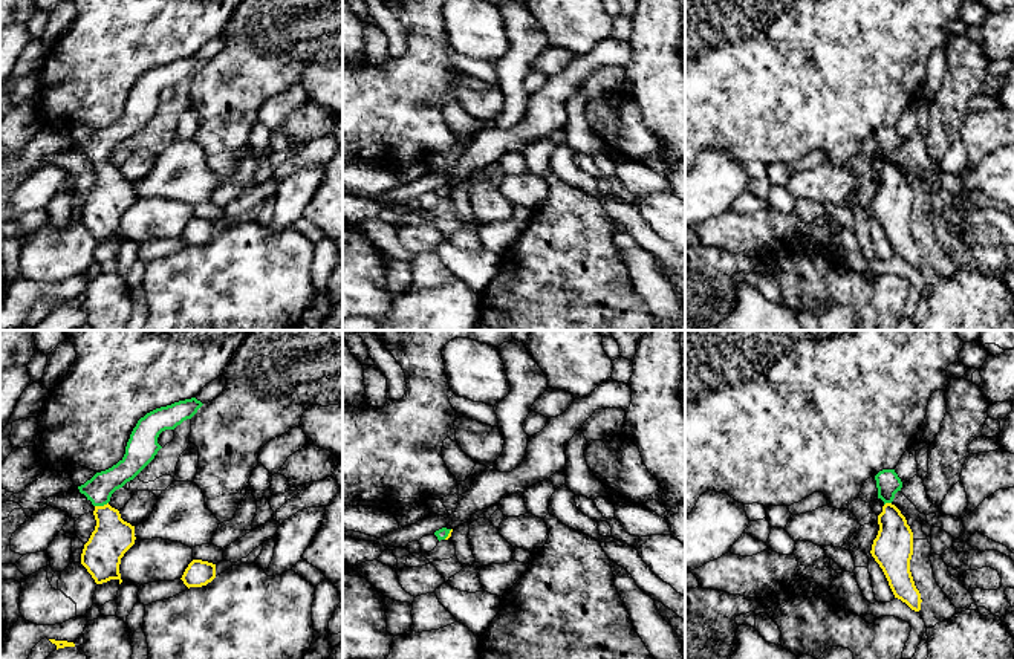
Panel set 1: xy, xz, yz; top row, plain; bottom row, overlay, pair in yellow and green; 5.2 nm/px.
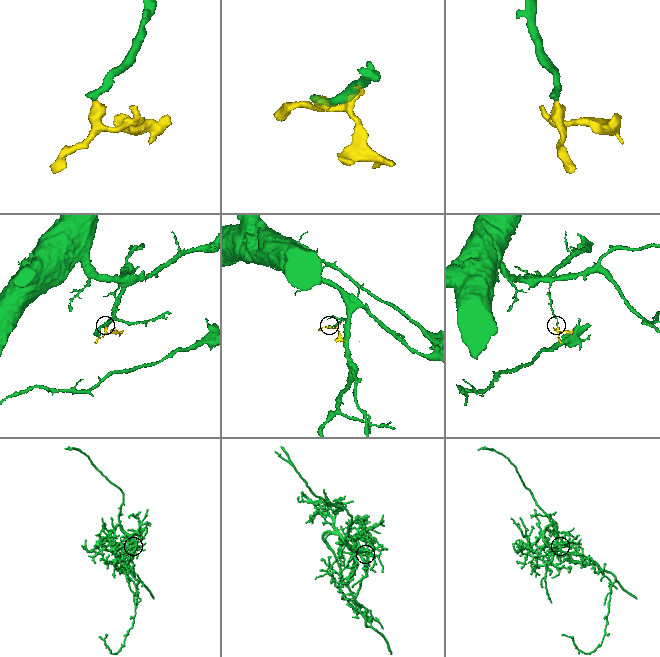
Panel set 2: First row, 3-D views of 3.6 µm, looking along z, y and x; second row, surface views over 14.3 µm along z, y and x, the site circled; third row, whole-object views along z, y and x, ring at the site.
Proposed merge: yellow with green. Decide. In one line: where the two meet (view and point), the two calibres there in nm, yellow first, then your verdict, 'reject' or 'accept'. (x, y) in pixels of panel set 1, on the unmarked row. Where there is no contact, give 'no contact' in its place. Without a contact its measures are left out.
xy (101, 164) | 200/150 nm | accept

